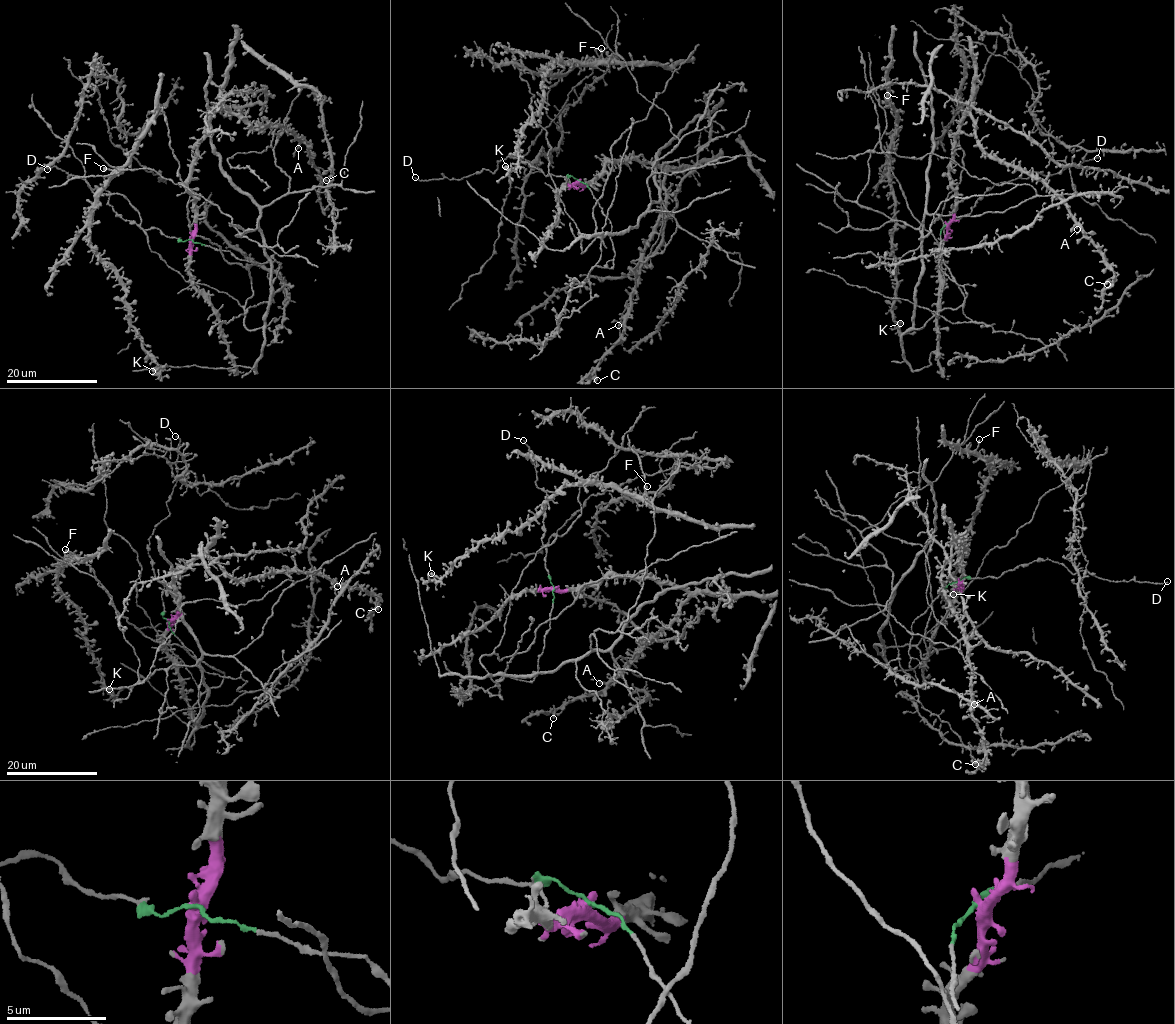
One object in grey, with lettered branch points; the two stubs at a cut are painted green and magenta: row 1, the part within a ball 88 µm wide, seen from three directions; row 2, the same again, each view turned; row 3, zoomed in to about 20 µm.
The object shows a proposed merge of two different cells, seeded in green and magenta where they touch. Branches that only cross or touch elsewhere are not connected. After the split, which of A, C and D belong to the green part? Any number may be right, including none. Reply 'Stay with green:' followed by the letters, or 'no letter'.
Stay with green: D

